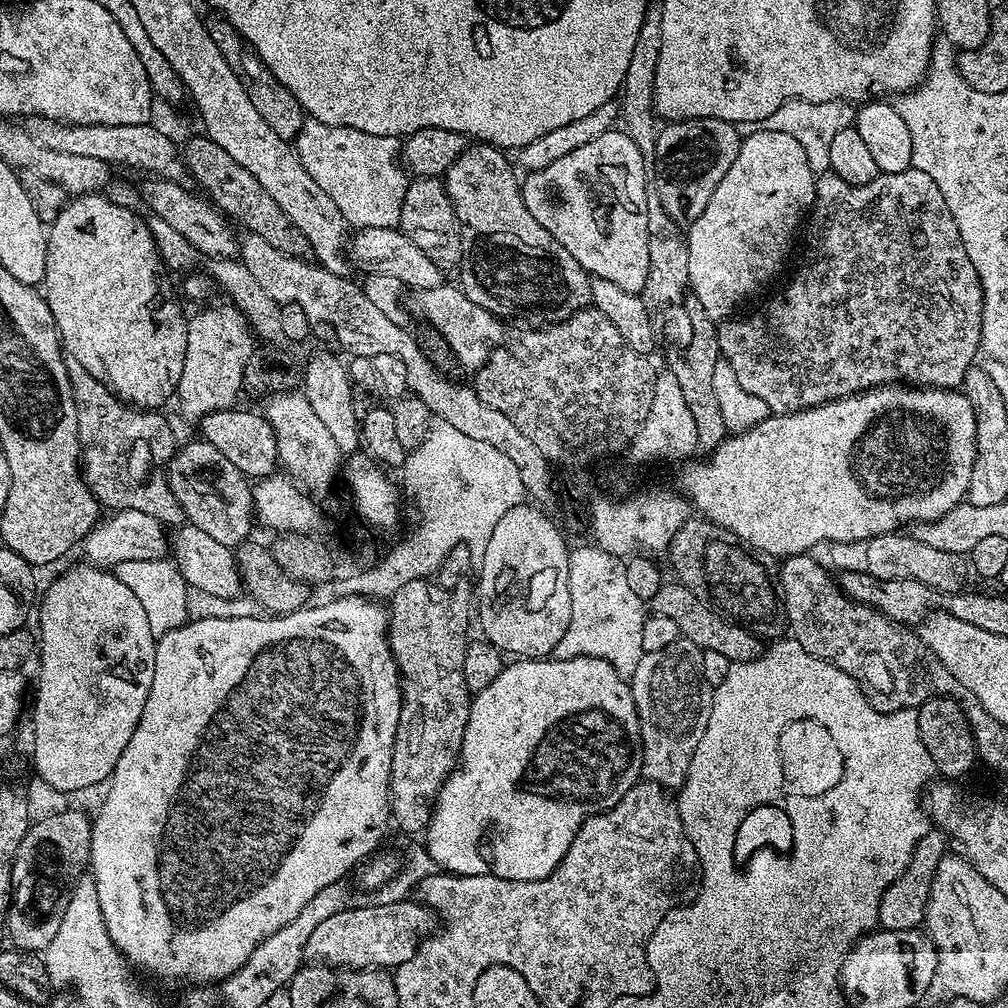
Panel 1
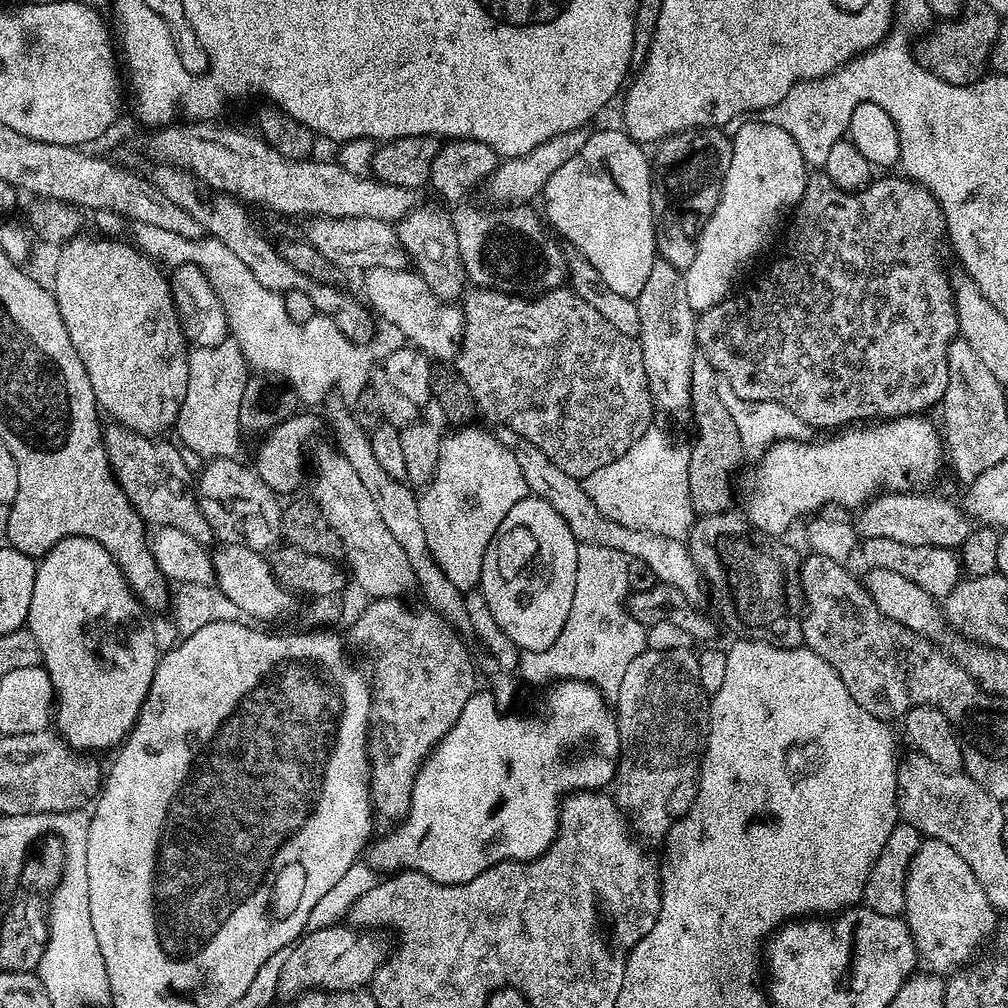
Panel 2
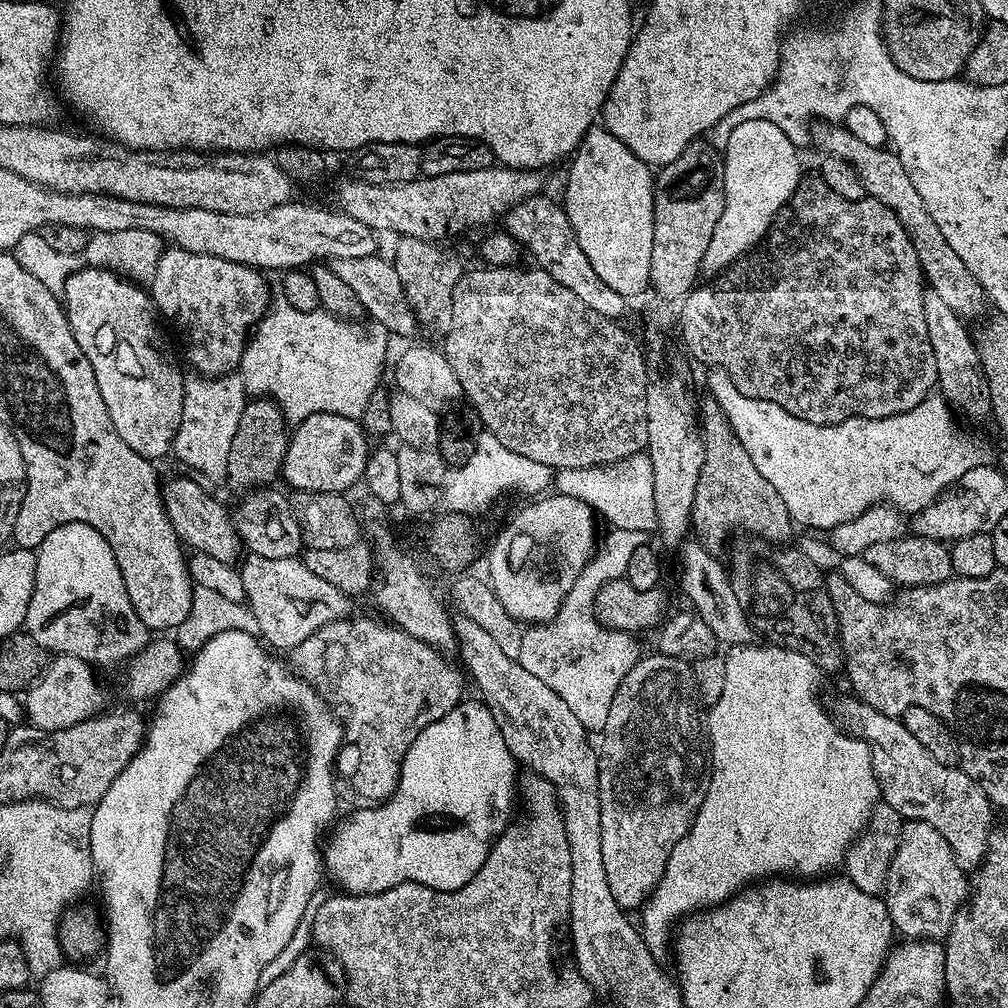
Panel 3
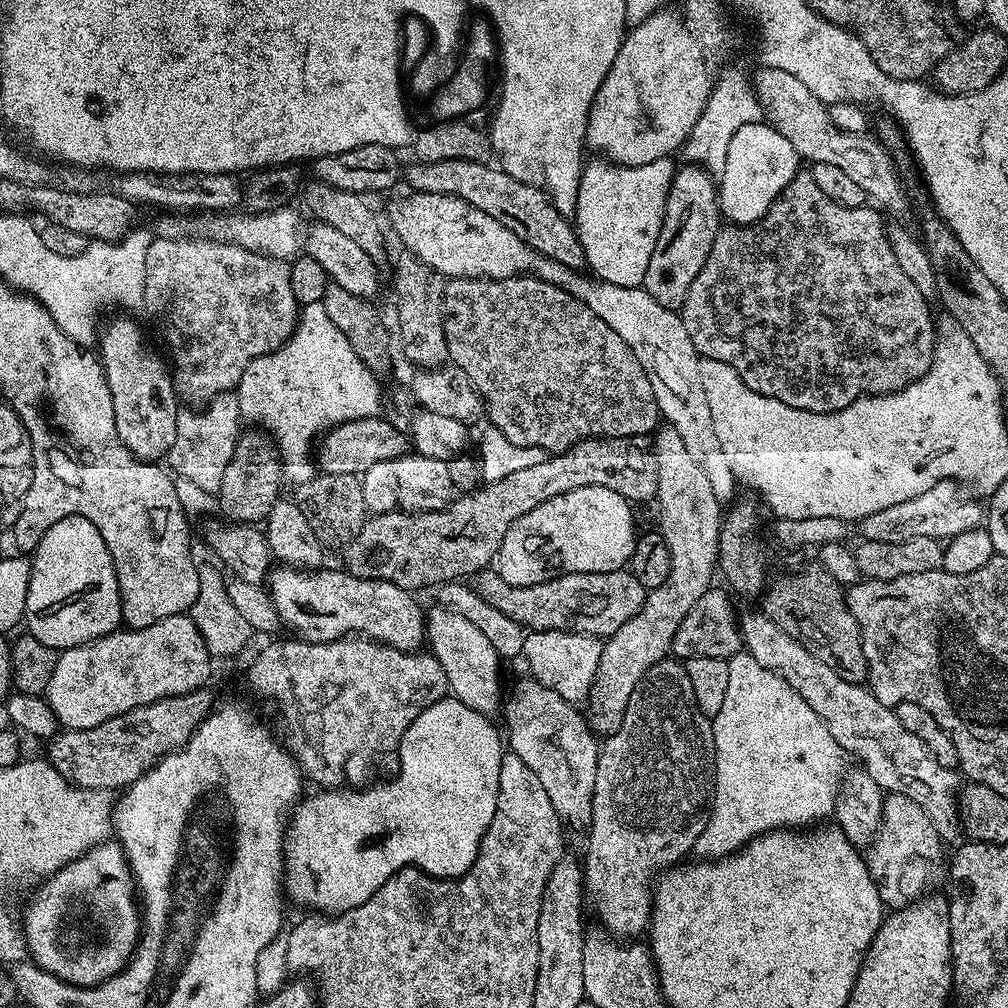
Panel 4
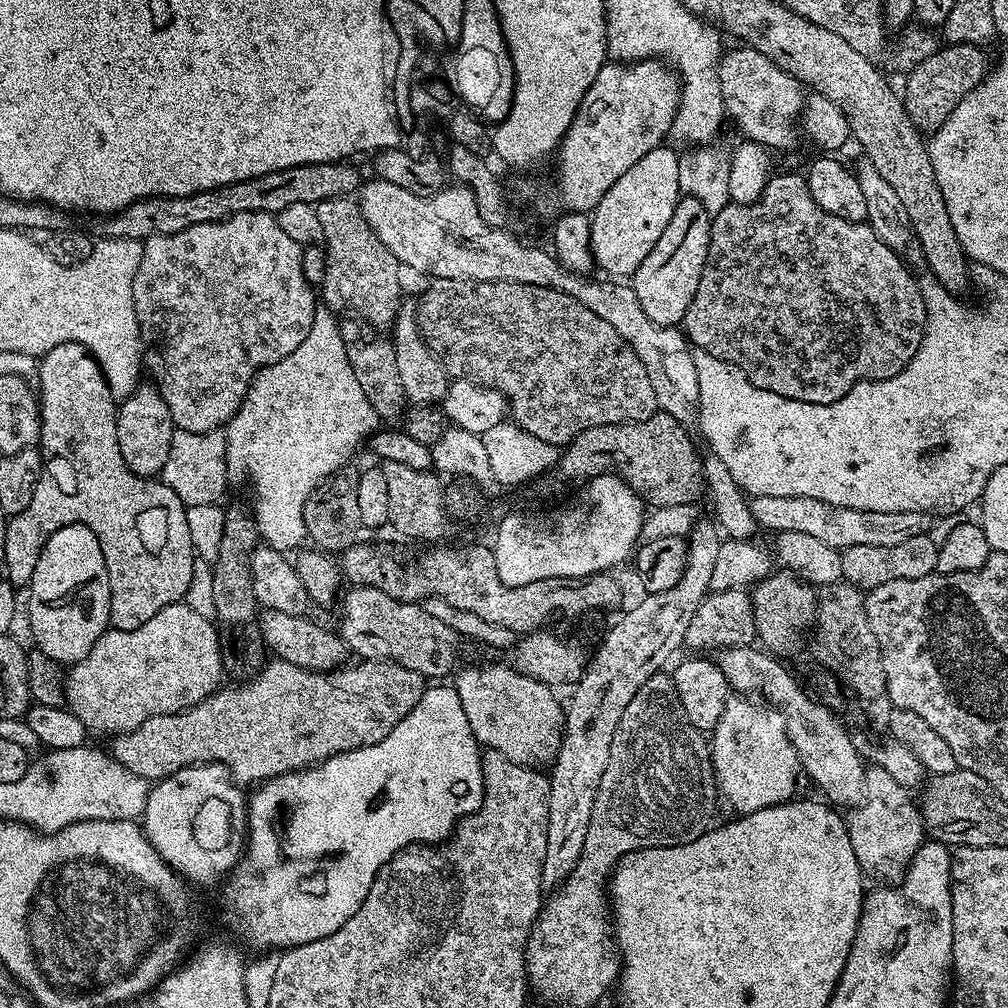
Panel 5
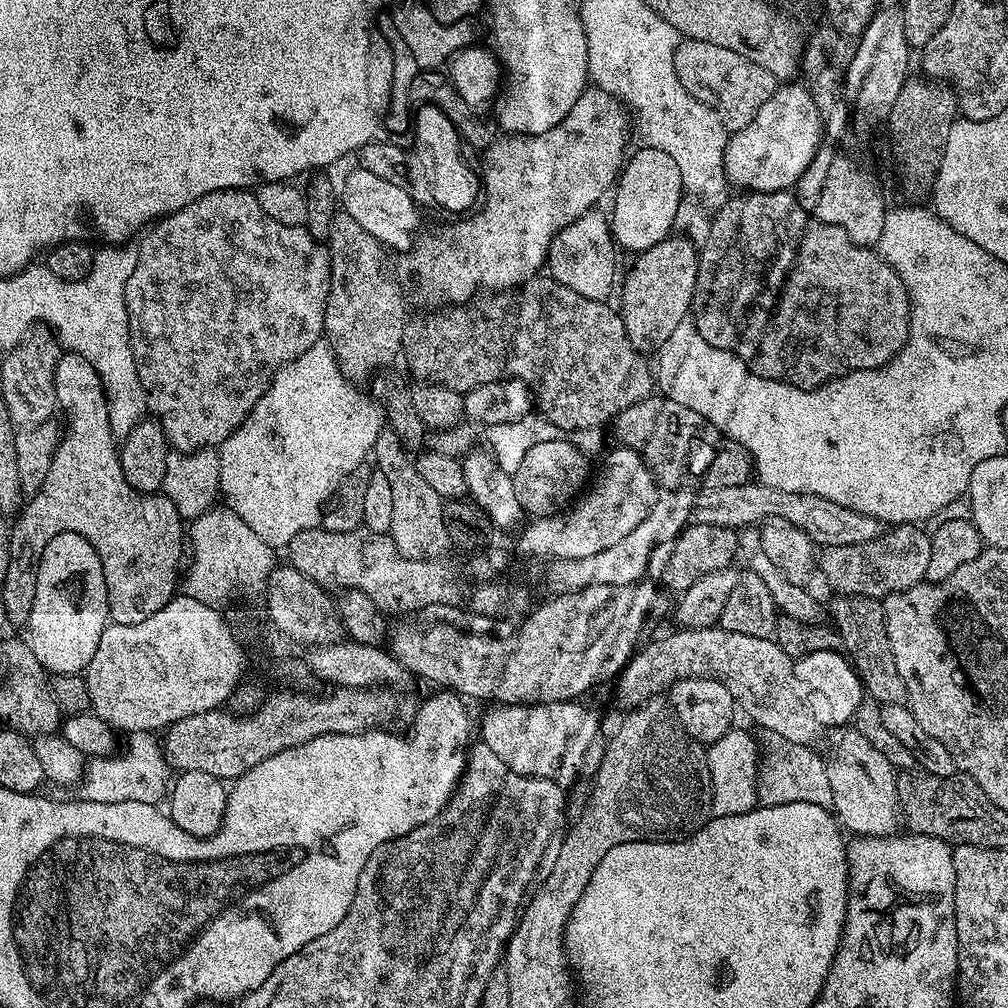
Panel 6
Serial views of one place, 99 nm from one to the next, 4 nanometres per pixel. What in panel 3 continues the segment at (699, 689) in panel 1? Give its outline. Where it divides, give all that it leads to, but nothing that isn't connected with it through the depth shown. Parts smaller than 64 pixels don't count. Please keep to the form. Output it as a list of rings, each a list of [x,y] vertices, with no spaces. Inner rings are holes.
[[[648,654],[641,655],[640,661],[630,670],[630,674],[626,674],[626,678],[622,678],[622,686],[618,686],[618,694],[614,694],[614,702],[610,702],[610,718],[606,722],[606,726],[604,727],[602,733],[602,739],[604,739],[604,752],[602,748],[602,751],[599,753],[600,801],[602,802],[602,866],[606,870],[606,878],[612,884],[612,892],[616,896],[618,906],[622,909],[633,910],[632,908],[636,907],[636,909],[639,909],[641,906],[648,903],[648,899],[652,895],[652,891],[658,886],[658,882],[666,870],[666,862],[670,858],[670,850],[674,850],[674,846],[678,846],[678,842],[682,842],[682,838],[685,836],[685,834],[687,834],[689,830],[692,829],[692,823],[696,821],[696,815],[699,812],[699,808],[702,806],[703,799],[706,798],[712,750],[708,733],[708,721],[706,719],[705,713],[700,713],[700,708],[702,709],[702,701],[700,698],[700,691],[696,685],[696,675],[692,673],[692,664],[687,660],[679,660],[673,656],[661,656],[659,654],[653,654],[653,656],[648,656]]]

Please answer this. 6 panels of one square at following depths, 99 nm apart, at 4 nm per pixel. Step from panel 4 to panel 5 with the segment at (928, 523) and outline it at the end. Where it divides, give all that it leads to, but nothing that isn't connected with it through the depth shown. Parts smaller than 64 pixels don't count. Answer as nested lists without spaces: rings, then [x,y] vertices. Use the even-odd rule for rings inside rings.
[[[754,496],[751,497],[750,505],[761,529],[769,528],[773,534],[810,534],[813,538],[826,542],[826,546],[841,550],[850,546],[898,546],[898,542],[907,542],[909,538],[925,535],[929,531],[929,513],[914,510],[850,510],[846,506],[834,506],[805,496]]]

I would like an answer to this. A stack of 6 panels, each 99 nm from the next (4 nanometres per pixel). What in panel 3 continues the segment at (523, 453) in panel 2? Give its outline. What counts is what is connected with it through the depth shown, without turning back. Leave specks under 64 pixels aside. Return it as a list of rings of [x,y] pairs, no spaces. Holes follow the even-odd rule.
[[[688,542],[679,549],[680,564],[684,573],[680,576],[680,584],[688,595],[691,611],[700,616],[710,630],[714,630],[717,641],[721,645],[750,644],[754,640],[754,629],[744,612],[742,602],[738,602],[738,594],[734,594],[732,579],[728,576],[727,567],[716,561],[717,557],[705,550],[703,543]]]

